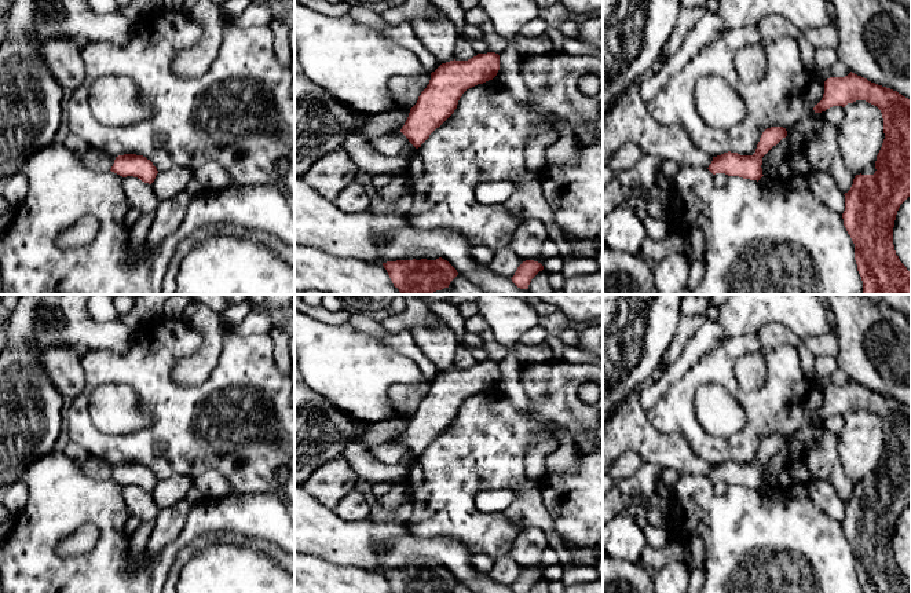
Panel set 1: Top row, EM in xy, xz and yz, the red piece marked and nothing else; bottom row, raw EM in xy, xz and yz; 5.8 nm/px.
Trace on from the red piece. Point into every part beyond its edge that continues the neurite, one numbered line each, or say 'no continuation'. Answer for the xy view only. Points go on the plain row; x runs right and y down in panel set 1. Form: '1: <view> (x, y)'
no continuation

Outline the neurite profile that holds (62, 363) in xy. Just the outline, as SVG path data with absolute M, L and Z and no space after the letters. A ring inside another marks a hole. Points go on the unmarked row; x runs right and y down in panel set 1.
M52 345L43 352L41 366L65 400L84 392L85 381L80 358L85 349L78 345Z

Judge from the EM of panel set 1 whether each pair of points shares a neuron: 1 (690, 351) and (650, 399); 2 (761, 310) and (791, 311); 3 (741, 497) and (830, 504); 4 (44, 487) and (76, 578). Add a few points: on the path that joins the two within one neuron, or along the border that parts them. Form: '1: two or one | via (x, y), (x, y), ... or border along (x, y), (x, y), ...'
1: one | via (683, 363), (659, 387)
2: one | via (768, 310), (785, 310)
3: two | border along (808, 497), (829, 516), (841, 523)
4: one | via (44, 511), (44, 549), (52, 557)

